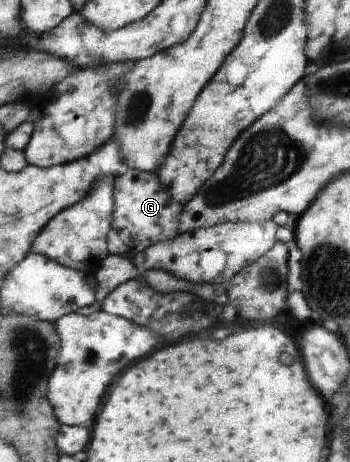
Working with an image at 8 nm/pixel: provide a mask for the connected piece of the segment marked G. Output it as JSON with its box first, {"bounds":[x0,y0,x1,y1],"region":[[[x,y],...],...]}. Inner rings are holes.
{"bounds":[108,168,183,259],"region":[[[129,168],[123,175],[114,178],[113,199],[111,233],[108,238],[110,252],[123,254],[131,259],[150,245],[173,239],[178,234],[178,217],[183,205],[173,201],[169,192],[161,187],[160,179],[155,172],[142,172],[135,168]]]}

